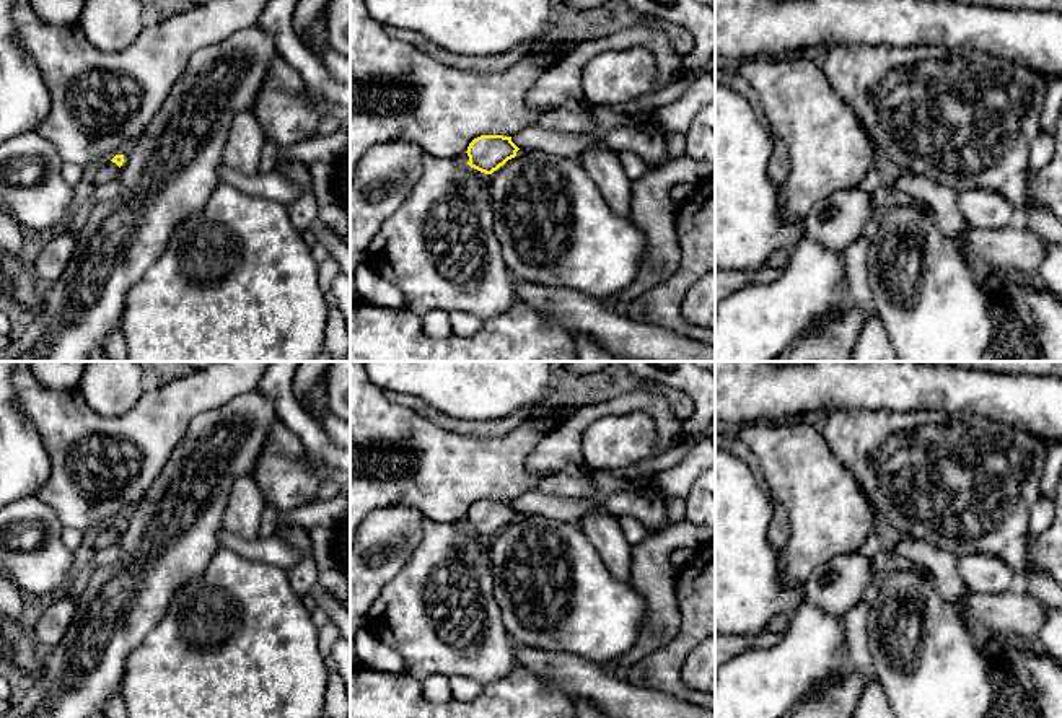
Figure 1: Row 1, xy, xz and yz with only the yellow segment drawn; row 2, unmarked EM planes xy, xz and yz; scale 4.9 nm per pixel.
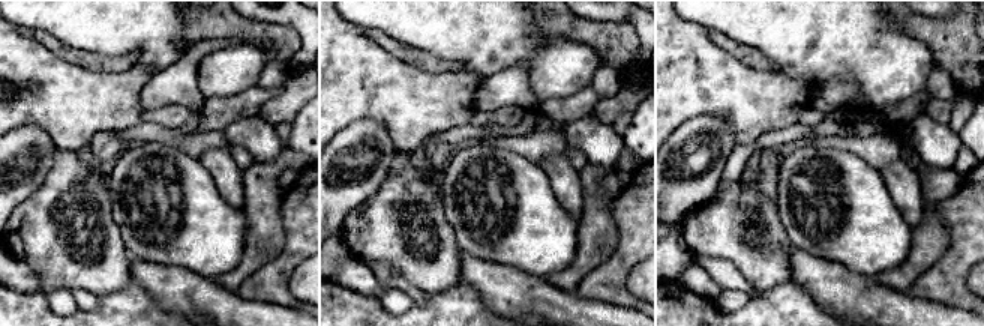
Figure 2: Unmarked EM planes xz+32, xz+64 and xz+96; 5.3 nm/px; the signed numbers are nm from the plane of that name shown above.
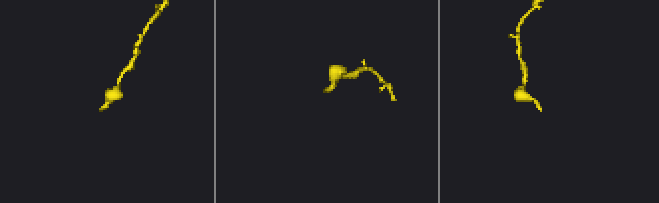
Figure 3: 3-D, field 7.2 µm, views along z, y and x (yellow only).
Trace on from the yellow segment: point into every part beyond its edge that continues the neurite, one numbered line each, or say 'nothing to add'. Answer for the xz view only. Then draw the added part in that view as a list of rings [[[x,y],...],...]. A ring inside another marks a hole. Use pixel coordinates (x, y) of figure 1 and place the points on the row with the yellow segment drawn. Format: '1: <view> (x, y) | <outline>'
nothing to add

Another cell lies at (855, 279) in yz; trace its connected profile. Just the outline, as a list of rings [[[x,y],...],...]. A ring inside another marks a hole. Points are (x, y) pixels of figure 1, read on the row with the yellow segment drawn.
[[[863,234],[855,239],[842,254],[844,259],[844,290],[849,303],[863,309],[867,317],[878,316],[871,288],[868,285],[868,246],[870,239]]]

